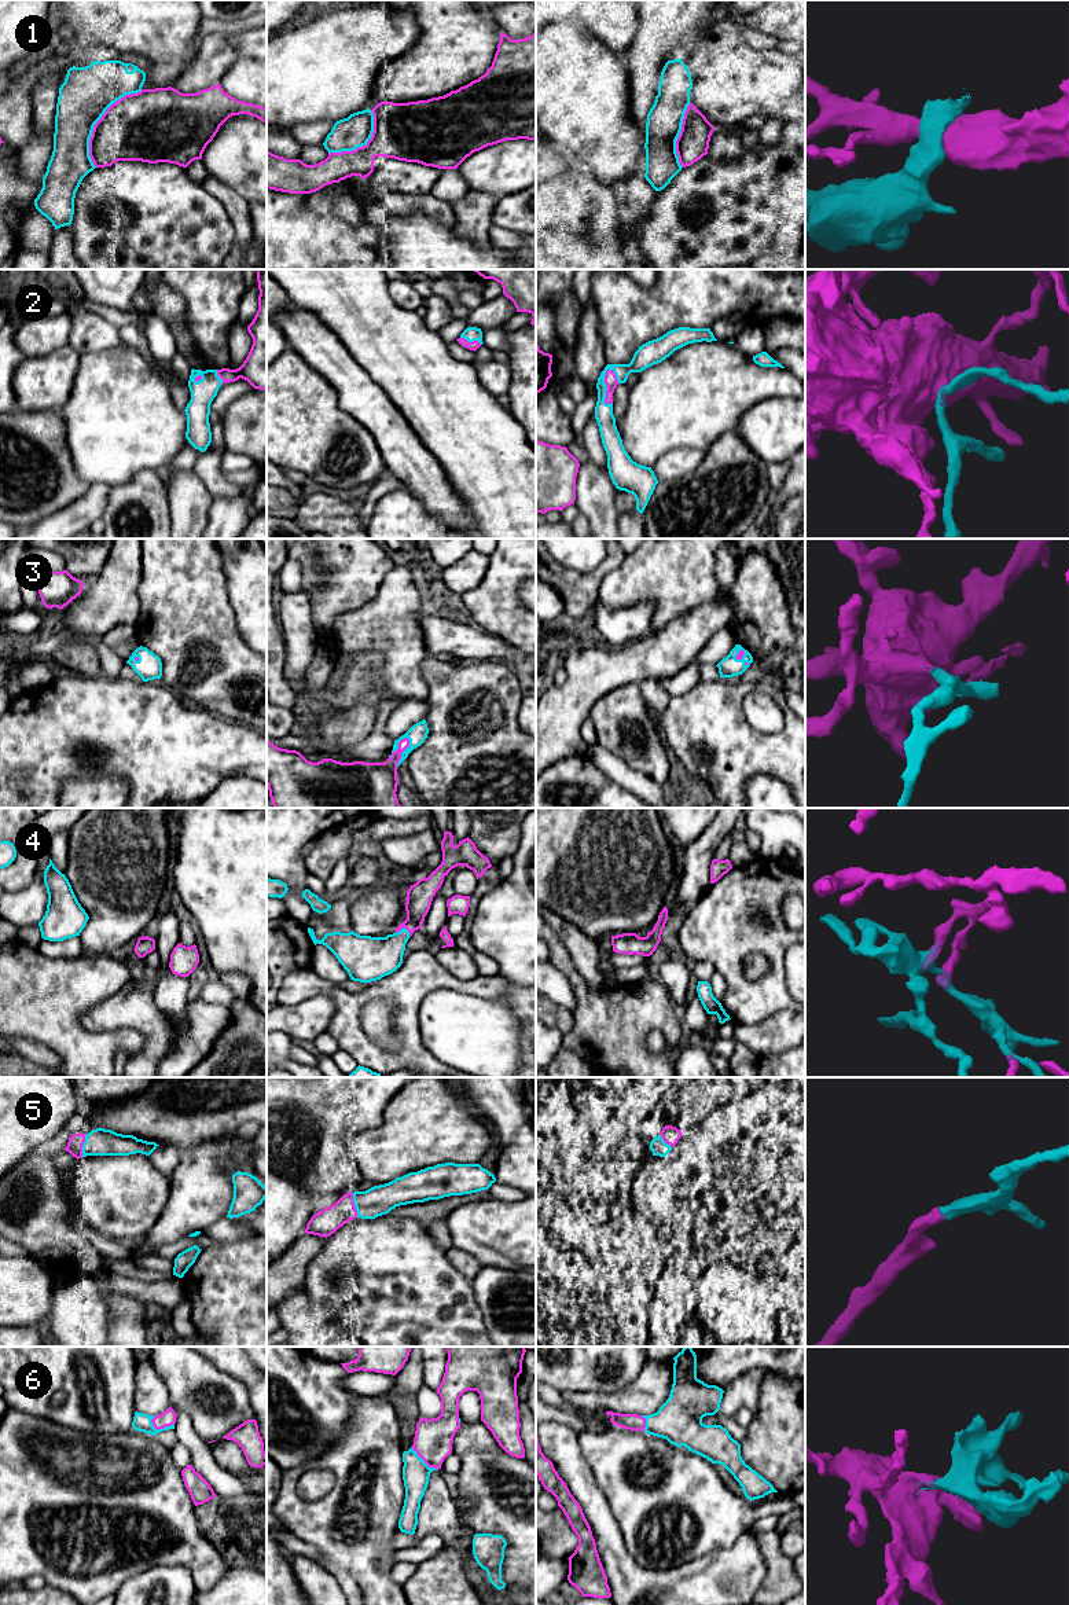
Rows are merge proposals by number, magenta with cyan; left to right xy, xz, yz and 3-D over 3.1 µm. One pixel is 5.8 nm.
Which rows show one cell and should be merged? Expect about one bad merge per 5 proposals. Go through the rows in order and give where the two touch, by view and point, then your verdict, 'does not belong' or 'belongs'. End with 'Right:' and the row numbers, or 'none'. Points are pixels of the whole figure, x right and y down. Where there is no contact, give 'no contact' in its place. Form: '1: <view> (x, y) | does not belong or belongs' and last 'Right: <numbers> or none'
1: xy (98, 121) | does not belong
2: yz (606, 385) | belongs
3: xz (403, 750) | belongs
4: xz (404, 926) | belongs
5: xz (353, 1205) | belongs
6: xz (423, 1460) | belongs
Right: 2, 3, 4, 5, 6

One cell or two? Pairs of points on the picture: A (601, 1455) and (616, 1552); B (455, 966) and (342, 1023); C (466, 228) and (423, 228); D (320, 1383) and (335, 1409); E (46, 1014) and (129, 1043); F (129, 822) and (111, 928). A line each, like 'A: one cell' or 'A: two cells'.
A: two cells
B: two cells
C: two cells
D: one cell
E: one cell
F: one cell

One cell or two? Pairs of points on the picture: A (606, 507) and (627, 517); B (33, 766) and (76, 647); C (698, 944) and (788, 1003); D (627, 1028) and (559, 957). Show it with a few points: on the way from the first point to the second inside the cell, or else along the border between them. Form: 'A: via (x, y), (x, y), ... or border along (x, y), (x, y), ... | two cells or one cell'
A: border along (614, 488), (619, 524) | two cells
B: border along (70, 671), (84, 675), (99, 675) | two cells
C: via (720, 959), (756, 996), (766, 996) | one cell
D: via (608, 1016), (580, 988), (573, 976) | one cell

